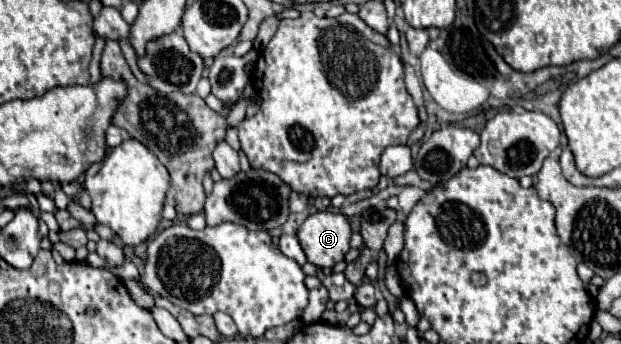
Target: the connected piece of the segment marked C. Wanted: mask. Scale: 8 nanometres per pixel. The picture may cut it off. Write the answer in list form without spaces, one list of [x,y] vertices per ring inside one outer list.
[[[315,212],[297,230],[307,260],[319,268],[331,268],[349,252],[351,226],[339,212]]]

